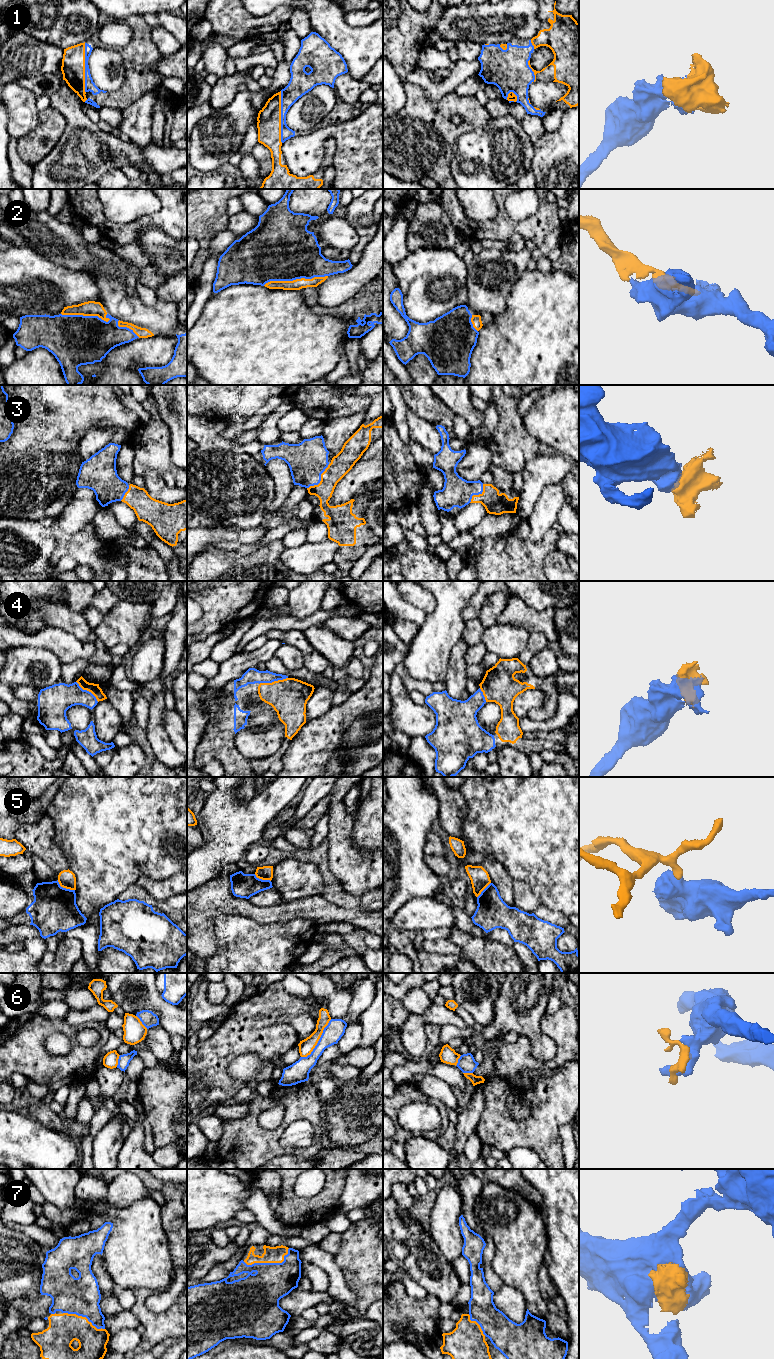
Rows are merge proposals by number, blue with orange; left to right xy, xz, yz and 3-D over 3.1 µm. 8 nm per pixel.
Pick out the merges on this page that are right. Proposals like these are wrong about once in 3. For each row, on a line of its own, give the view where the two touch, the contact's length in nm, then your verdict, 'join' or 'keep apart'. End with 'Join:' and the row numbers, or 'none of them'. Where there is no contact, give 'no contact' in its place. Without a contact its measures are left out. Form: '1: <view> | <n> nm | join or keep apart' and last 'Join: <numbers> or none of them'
1: xz | 420 nm | join
2: xz | 550 nm | join
3: xz | 260 nm | join
4: xz | 240 nm | join
5: xy | 170 nm | keep apart
6: xz | 400 nm | keep apart
7: xz | 400 nm | join
Join: 1, 2, 3, 4, 7

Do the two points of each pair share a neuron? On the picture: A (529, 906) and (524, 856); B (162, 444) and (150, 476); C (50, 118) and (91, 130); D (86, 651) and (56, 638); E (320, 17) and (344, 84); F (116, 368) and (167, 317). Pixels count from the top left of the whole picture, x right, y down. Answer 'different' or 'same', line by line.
A: different
B: different
C: different
D: same
E: different
F: different

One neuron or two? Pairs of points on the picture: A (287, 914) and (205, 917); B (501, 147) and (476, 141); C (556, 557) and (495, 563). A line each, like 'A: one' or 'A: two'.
A: one
B: one
C: two

